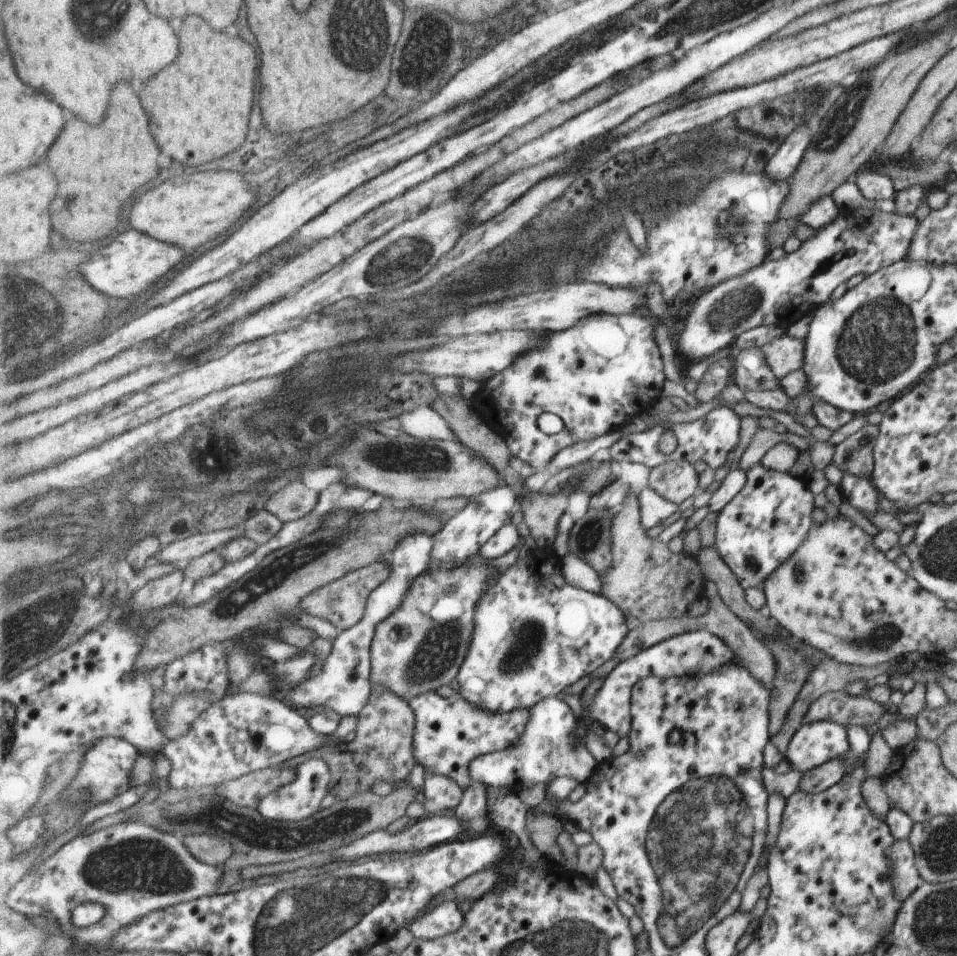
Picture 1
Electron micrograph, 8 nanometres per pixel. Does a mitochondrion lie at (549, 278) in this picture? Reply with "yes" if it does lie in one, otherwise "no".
no

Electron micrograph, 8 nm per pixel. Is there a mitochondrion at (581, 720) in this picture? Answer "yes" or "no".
no

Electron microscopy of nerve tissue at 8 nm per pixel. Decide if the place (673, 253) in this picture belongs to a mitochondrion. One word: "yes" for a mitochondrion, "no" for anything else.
no

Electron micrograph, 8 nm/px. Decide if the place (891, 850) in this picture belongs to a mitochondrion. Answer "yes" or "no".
no

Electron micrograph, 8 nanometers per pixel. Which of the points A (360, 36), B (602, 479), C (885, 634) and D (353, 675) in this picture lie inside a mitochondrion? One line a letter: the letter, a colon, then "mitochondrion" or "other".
A: mitochondrion
B: mitochondrion
C: mitochondrion
D: other

